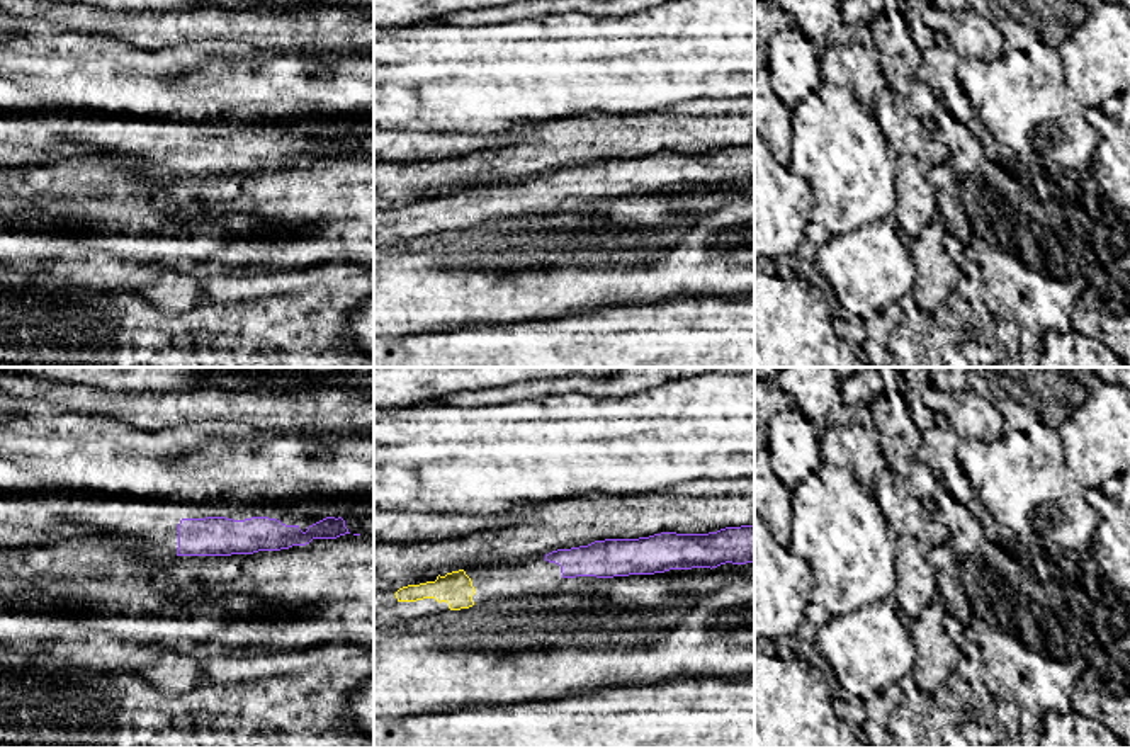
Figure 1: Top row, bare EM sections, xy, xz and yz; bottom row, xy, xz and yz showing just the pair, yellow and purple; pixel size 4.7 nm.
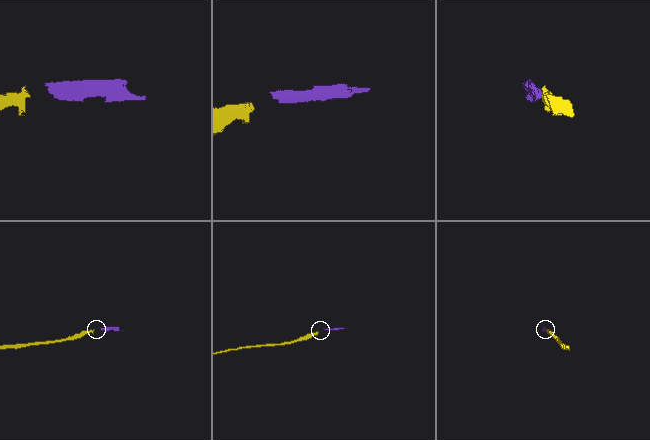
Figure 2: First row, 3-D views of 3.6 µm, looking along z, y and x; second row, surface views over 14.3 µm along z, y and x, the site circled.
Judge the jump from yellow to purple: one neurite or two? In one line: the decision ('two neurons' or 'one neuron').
one neuron

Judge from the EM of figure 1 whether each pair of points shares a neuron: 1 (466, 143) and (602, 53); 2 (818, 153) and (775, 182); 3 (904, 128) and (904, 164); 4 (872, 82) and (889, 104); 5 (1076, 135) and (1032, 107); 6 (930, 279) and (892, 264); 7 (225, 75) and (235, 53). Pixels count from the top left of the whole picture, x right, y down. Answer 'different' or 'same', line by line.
1: different
2: different
3: different
4: different
5: same
6: different
7: different

